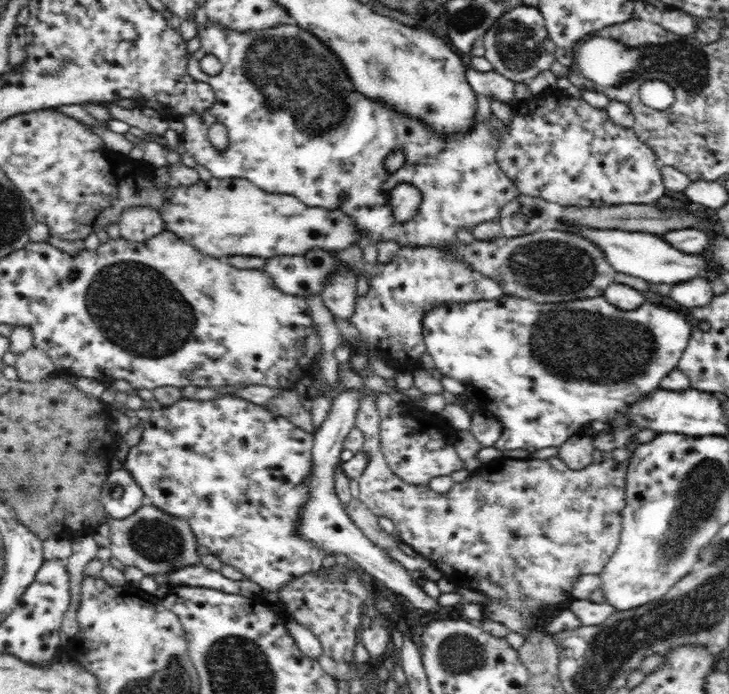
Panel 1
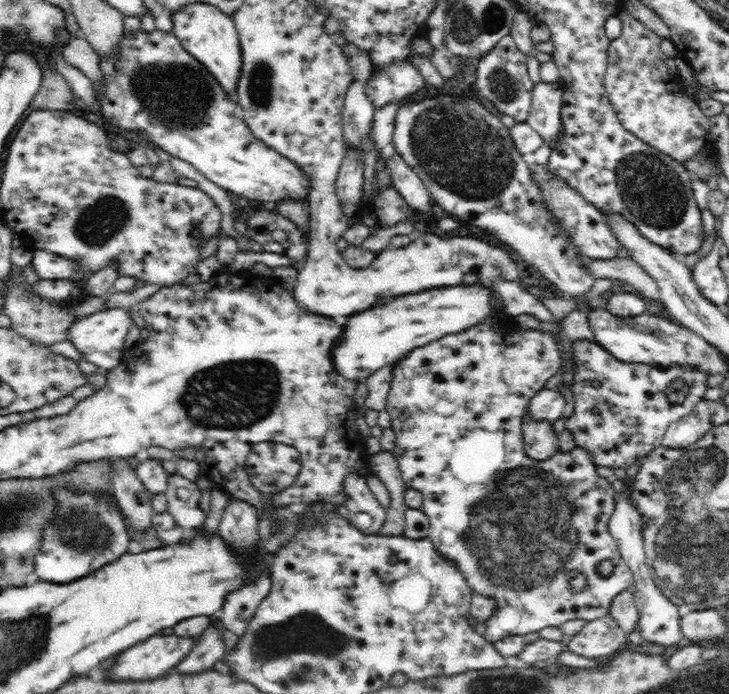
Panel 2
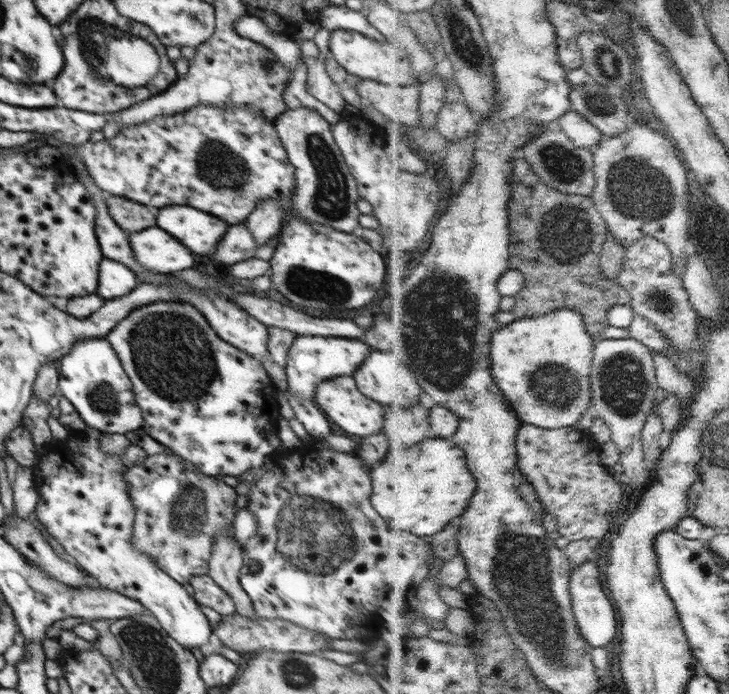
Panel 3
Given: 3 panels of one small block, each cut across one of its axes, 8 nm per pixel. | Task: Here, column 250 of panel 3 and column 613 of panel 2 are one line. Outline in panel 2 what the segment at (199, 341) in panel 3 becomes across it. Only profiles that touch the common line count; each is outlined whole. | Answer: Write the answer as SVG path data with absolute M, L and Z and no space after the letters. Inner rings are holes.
M576 340L572 344L572 352L574 352L573 357L573 385L570 388L574 393L575 407L573 414L564 420L564 428L568 429L574 439L576 439L576 446L586 449L586 451L592 454L592 461L596 463L596 466L607 466L614 470L615 468L629 467L636 460L642 460L642 458L648 456L655 448L661 446L666 429L672 422L679 421L682 417L690 414L694 410L694 406L704 399L704 392L706 392L707 378L708 375L701 370L696 370L695 368L690 368L689 366L668 366L668 368L663 368L663 366L650 366L649 364L637 364L637 362L620 362L617 358L614 358L605 348L602 348L598 342L590 342L589 340Z

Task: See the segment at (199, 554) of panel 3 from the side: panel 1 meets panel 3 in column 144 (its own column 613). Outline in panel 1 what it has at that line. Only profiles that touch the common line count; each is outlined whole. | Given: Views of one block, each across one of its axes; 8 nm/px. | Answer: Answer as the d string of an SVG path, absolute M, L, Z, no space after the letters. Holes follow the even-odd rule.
M366 391L359 400L355 423L364 435L362 451L368 455L368 464L357 478L359 499L376 516L390 519L398 538L429 560L444 579L484 596L485 618L499 622L509 631L528 639L536 632L537 612L540 609L554 612L562 605L570 605L576 580L586 574L600 575L620 545L621 512L625 508L626 470L630 458L620 463L606 457L582 470L572 470L558 456L545 460L503 457L497 462L482 463L465 481L454 483L448 492L439 493L428 485L404 482L388 466L381 451L380 413L372 391Z

